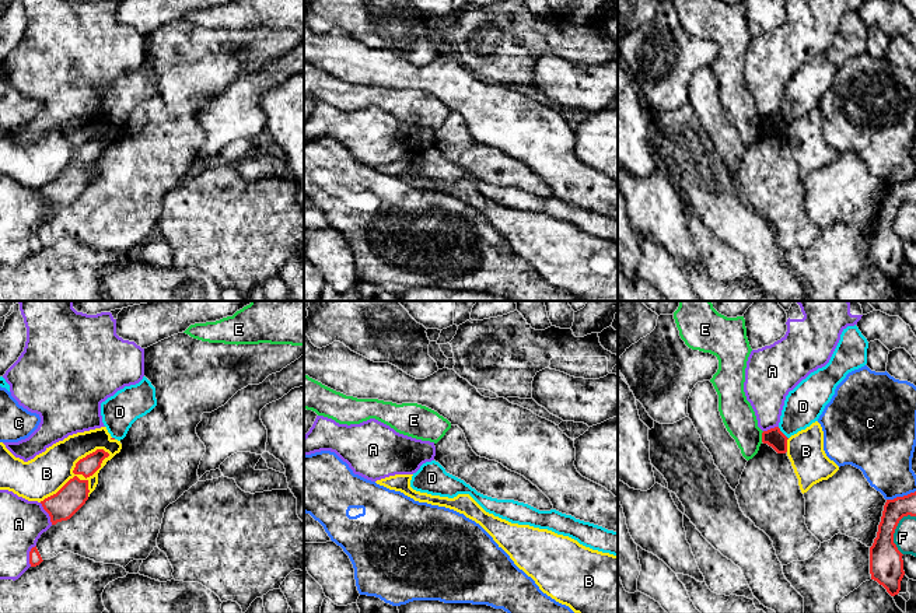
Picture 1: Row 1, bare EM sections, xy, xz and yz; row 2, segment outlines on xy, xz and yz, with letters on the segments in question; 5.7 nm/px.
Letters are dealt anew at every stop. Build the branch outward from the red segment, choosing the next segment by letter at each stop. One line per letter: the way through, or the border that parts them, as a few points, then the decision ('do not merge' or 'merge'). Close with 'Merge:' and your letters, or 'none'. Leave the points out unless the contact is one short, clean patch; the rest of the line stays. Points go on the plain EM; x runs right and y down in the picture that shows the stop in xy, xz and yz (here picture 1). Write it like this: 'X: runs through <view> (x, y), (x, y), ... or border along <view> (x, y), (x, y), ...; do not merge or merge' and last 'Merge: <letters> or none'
A: do not merge
B: do not merge
C: border along yz (915, 177), (887, 186); do not merge
D: border along yz (778, 114), (787, 125); do not merge
E: do not merge
F: border along yz (909, 200), (899, 207), (894, 220), (894, 230), (902, 241); do not merge
Merge: none

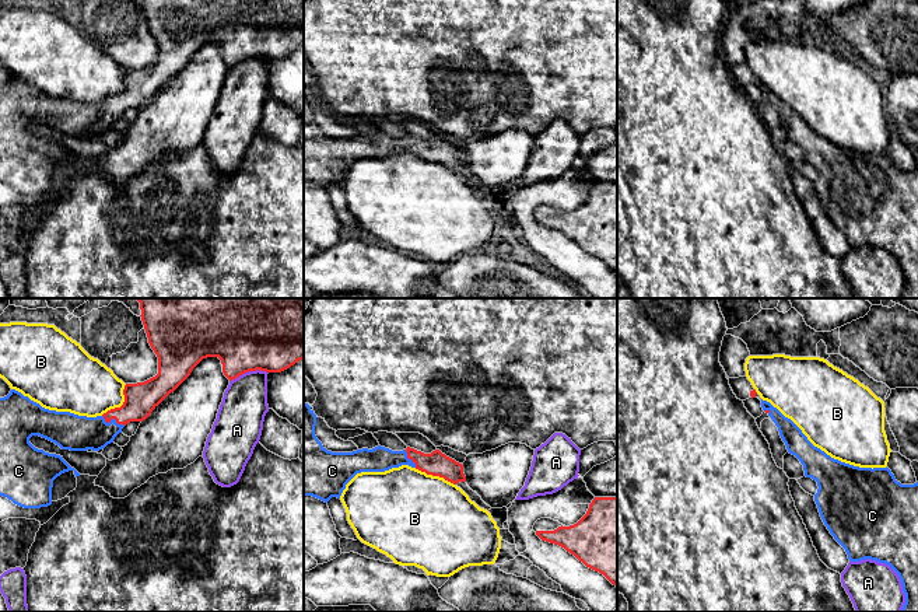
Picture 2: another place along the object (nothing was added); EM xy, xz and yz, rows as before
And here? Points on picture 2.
A: do not merge
B: do not merge
C: runs through xy (140, 86), (126, 100), (112, 104), (98, 118), (72, 118); merge
Merge: C

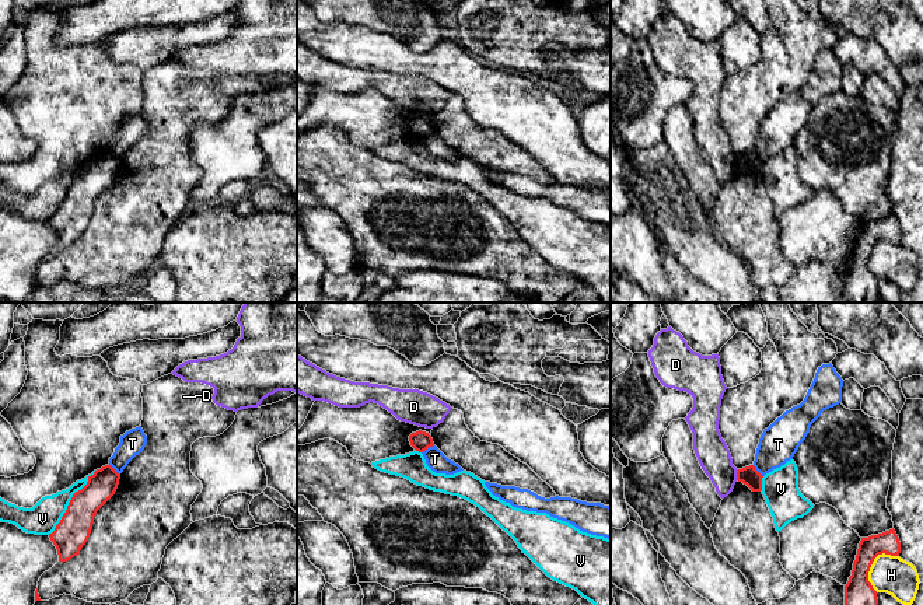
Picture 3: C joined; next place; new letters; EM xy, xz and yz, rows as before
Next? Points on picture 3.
D: do not merge
H: border along yz (898, 241), (880, 240), (874, 245), (869, 268), (877, 279); do not merge
T: border along xz (433, 130), (422, 139); do not merge
V: do not merge
Merge: none

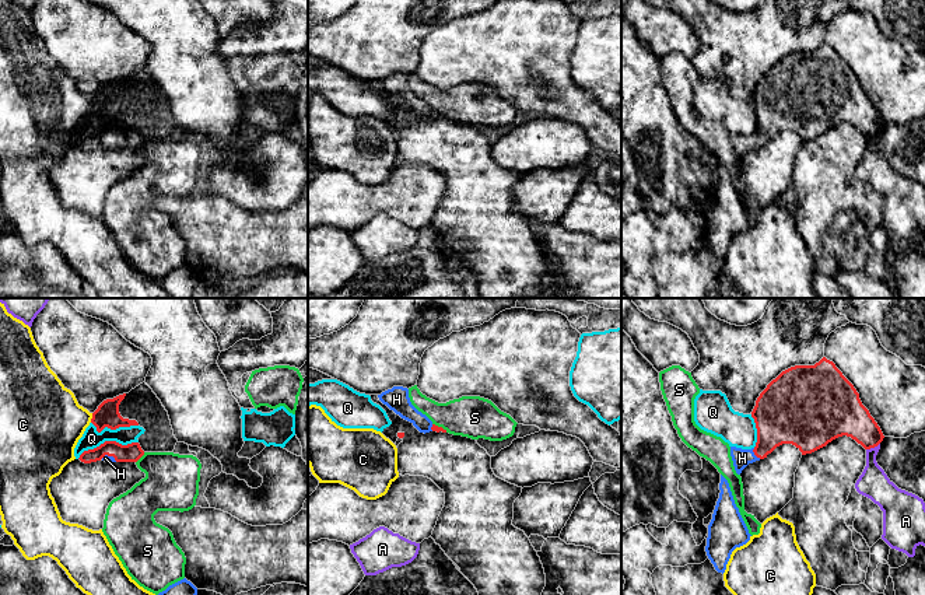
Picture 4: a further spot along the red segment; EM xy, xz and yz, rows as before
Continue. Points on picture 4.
A: do not merge
C: do not merge
H: runs through yz (780, 105), (767, 128), (754, 140), (742, 144); merge
Q: do not merge
S: do not merge
Merge: H

